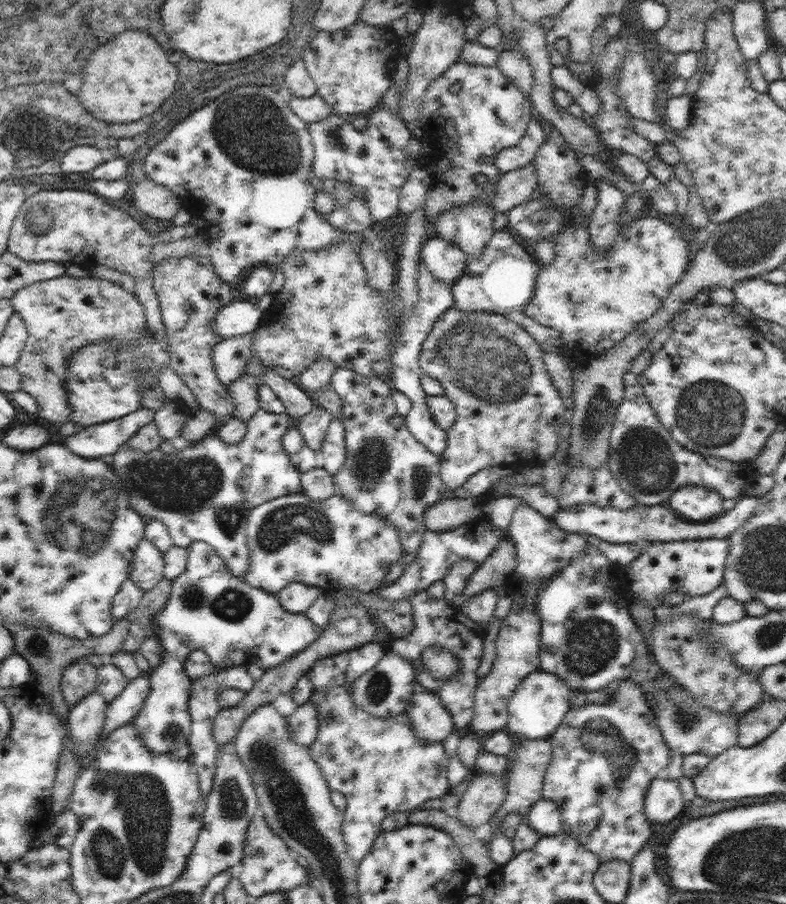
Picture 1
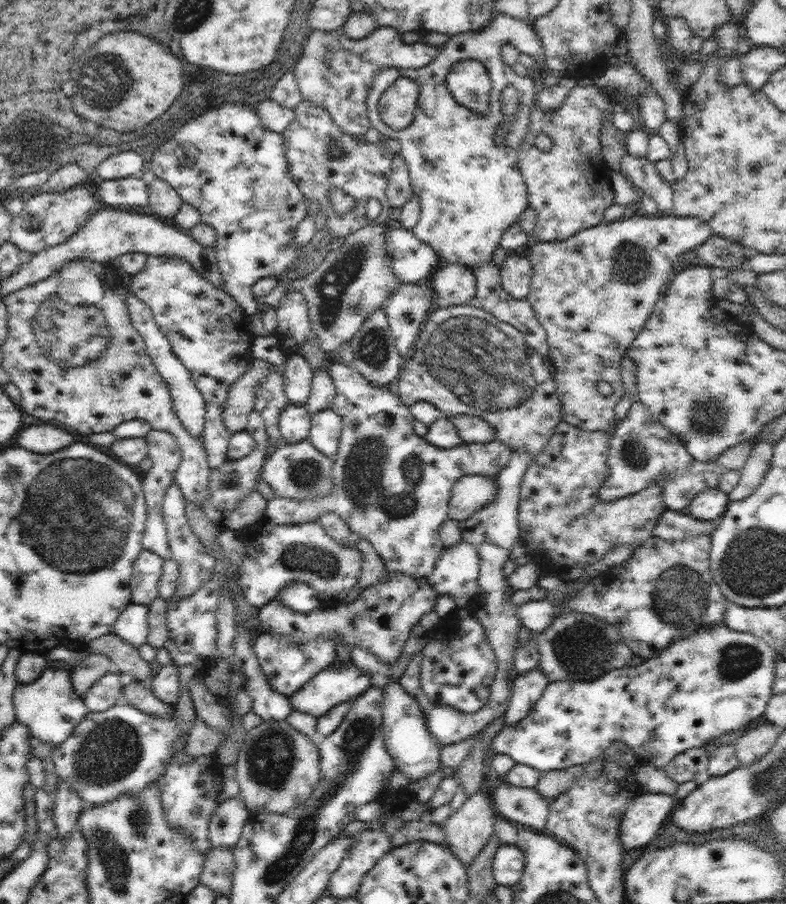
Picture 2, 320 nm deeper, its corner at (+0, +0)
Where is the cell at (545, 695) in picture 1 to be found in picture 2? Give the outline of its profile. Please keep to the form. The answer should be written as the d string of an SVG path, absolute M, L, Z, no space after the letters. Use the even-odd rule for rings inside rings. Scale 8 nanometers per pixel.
M540 669L529 670L512 682L509 707L504 714L505 726L520 722L544 694L549 681Z

